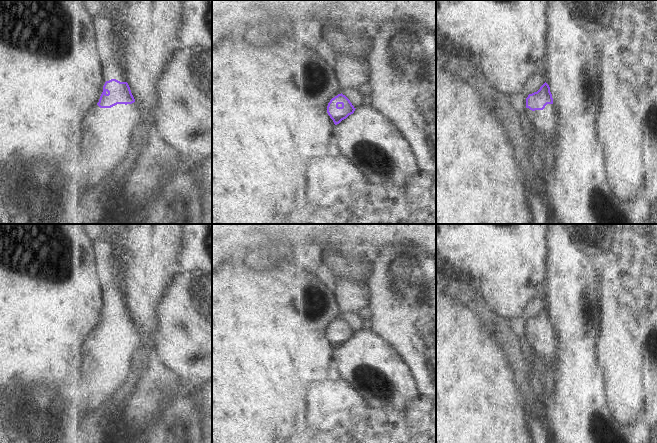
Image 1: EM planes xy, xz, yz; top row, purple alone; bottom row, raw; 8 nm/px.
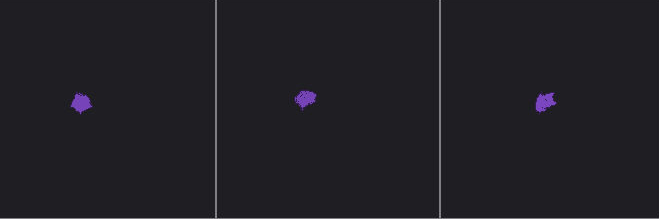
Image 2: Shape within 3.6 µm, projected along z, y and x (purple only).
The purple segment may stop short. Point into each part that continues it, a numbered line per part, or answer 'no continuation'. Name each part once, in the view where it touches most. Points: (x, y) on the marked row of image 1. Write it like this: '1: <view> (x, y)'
1: xy (110, 12)
2: xy (108, 140)

